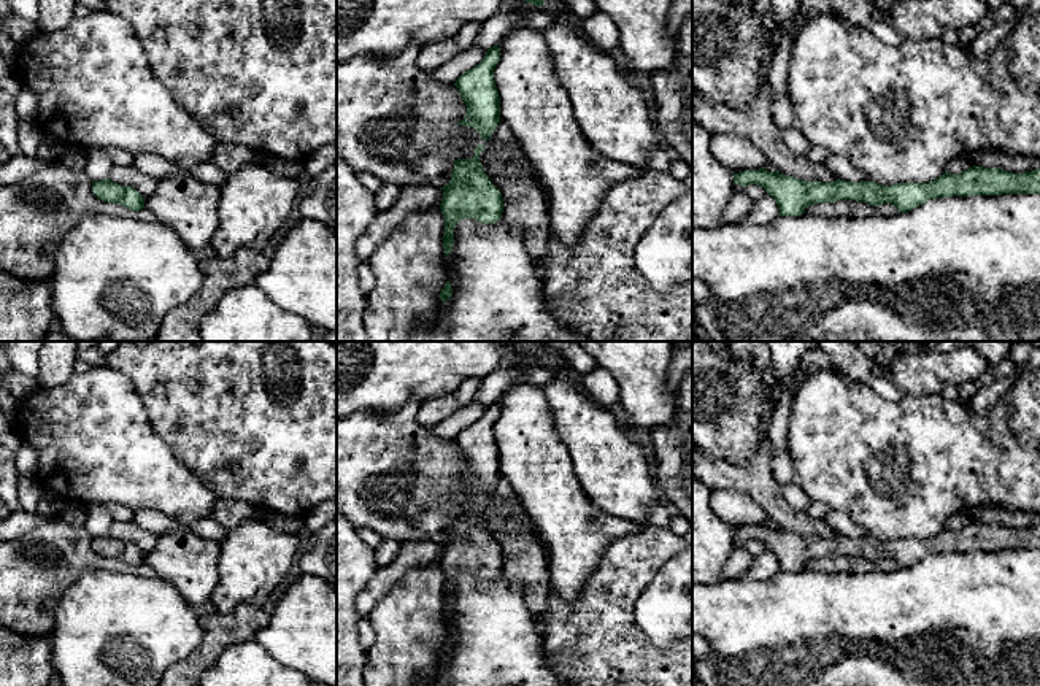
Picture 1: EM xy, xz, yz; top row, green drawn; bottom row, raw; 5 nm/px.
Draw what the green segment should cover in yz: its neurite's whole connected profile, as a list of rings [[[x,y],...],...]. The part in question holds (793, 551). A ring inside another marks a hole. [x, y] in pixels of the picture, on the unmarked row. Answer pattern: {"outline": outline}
{"outline": [[[973,521],[957,530],[945,527],[929,538],[899,538],[892,541],[875,537],[803,537],[780,527],[759,524],[734,529],[734,540],[743,543],[749,540],[762,541],[775,554],[780,572],[799,572],[810,561],[834,559],[837,556],[865,557],[873,562],[892,559],[899,568],[908,568],[930,554],[1040,549],[1040,524],[1011,529],[1002,524]]]}

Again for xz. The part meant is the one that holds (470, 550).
{"outline": [[[484,500],[475,503],[472,514],[454,516],[451,535],[441,543],[440,559],[445,573],[443,603],[445,611],[453,607],[454,583],[460,575],[476,575],[483,580],[494,580],[502,573],[503,554],[480,518]]]}

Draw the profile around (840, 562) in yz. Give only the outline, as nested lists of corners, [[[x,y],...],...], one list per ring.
[[[837,556],[834,559],[815,559],[805,564],[807,570],[815,572],[892,572],[899,568],[899,565],[892,559],[884,559],[880,562],[869,561],[865,557],[856,556]]]

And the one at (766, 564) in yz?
[[[765,549],[764,553],[754,557],[745,576],[749,580],[764,581],[776,572],[780,572],[778,561],[772,551]]]

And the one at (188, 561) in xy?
[[[183,527],[157,537],[144,564],[156,578],[171,583],[186,602],[198,608],[211,599],[218,584],[221,543]]]

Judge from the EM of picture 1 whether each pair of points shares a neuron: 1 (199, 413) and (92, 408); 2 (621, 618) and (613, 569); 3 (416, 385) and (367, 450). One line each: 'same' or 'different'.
1: different
2: same
3: different

